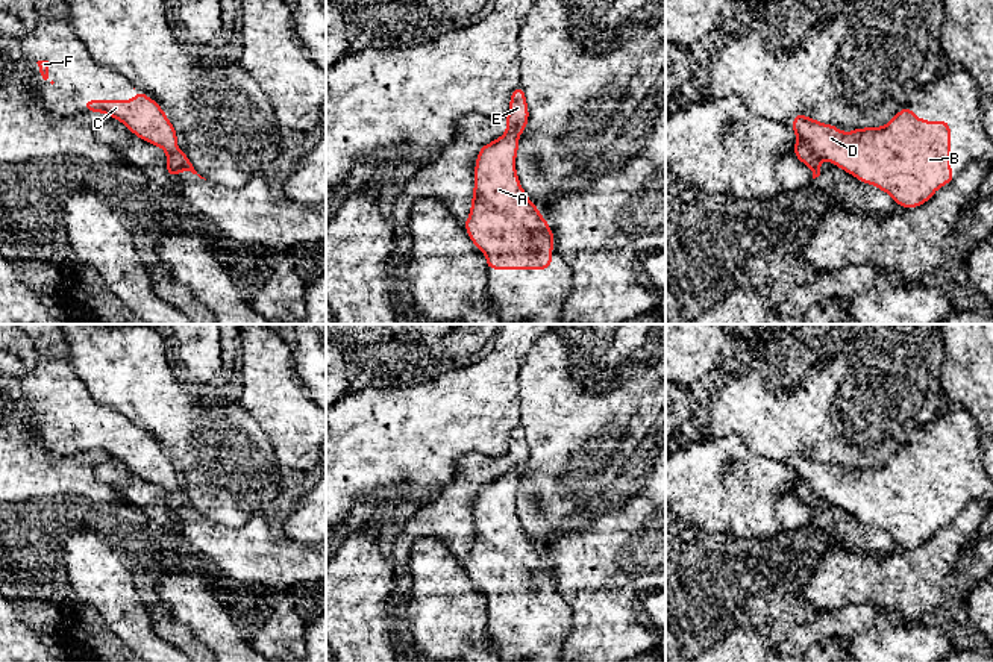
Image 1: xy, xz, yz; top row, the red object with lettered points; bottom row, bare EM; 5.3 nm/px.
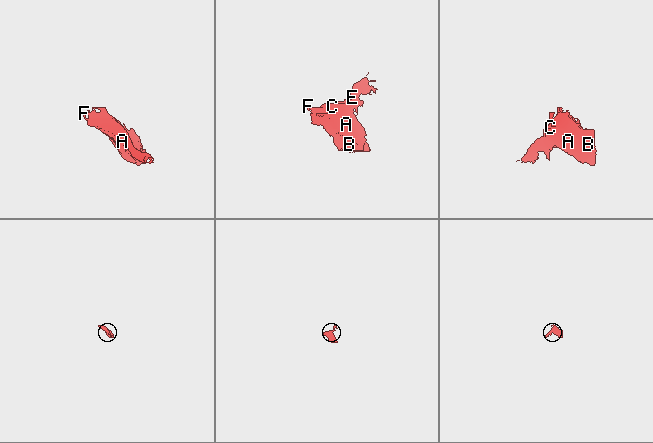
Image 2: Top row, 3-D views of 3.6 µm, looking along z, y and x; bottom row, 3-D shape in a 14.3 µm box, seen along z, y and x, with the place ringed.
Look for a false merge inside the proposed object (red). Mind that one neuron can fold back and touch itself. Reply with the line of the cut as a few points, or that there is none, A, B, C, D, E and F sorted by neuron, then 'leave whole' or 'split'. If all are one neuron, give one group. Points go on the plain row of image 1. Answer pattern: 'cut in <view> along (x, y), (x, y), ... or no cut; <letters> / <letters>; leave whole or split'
cut in yz along (798, 476), (805, 477), (823, 497); A B C D F / E; split

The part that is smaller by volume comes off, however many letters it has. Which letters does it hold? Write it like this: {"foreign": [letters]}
{"foreign": ["E"]}

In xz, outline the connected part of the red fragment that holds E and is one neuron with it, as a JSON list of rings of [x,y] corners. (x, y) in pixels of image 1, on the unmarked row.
[[[518,424],[514,427],[509,439],[509,451],[505,456],[506,471],[515,473],[517,476],[526,470],[529,459],[529,448],[526,442],[525,429]]]

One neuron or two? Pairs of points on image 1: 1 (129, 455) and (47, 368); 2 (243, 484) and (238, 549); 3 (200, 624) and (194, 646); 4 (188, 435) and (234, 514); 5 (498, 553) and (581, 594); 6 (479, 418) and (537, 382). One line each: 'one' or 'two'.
1: one
2: two
3: two
4: one
5: two
6: two

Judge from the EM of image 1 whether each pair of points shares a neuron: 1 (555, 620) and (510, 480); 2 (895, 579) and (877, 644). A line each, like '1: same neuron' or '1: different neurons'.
1: same neuron
2: different neurons

